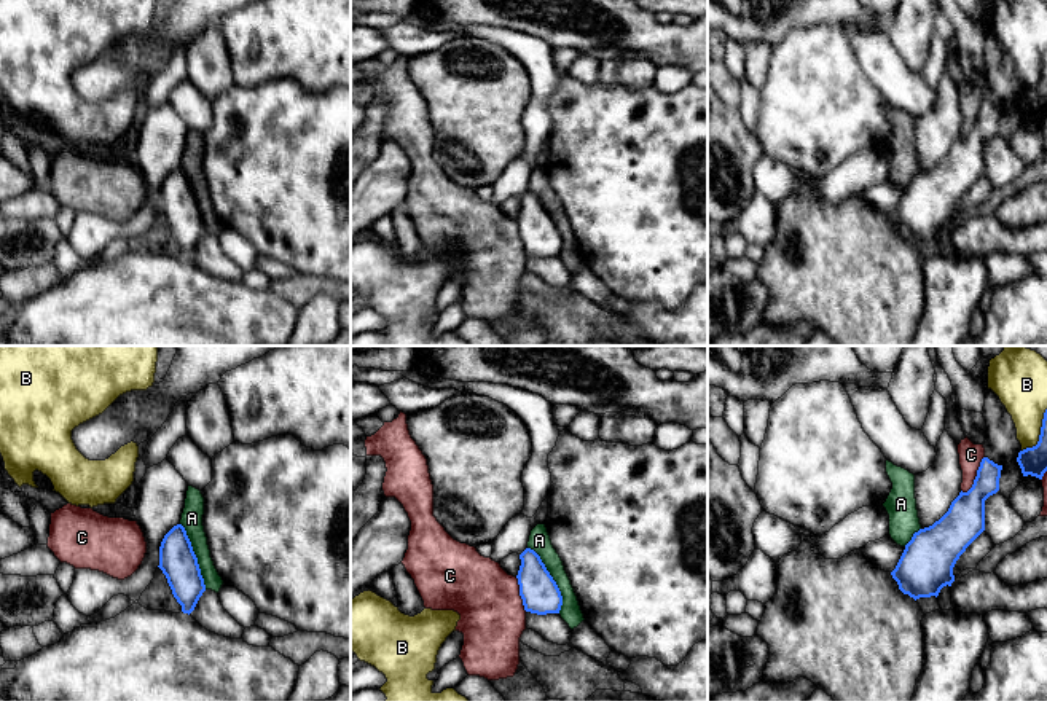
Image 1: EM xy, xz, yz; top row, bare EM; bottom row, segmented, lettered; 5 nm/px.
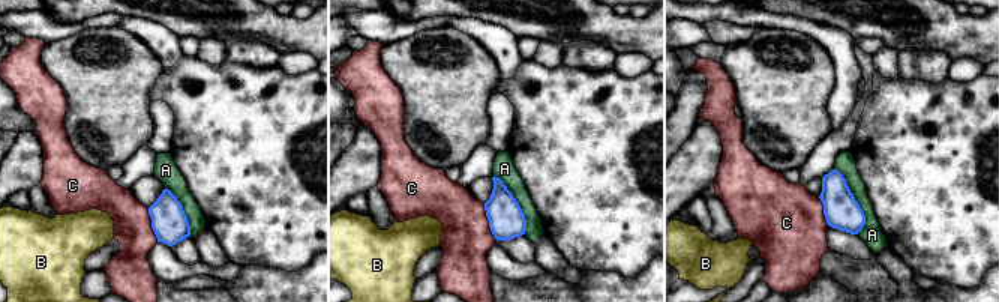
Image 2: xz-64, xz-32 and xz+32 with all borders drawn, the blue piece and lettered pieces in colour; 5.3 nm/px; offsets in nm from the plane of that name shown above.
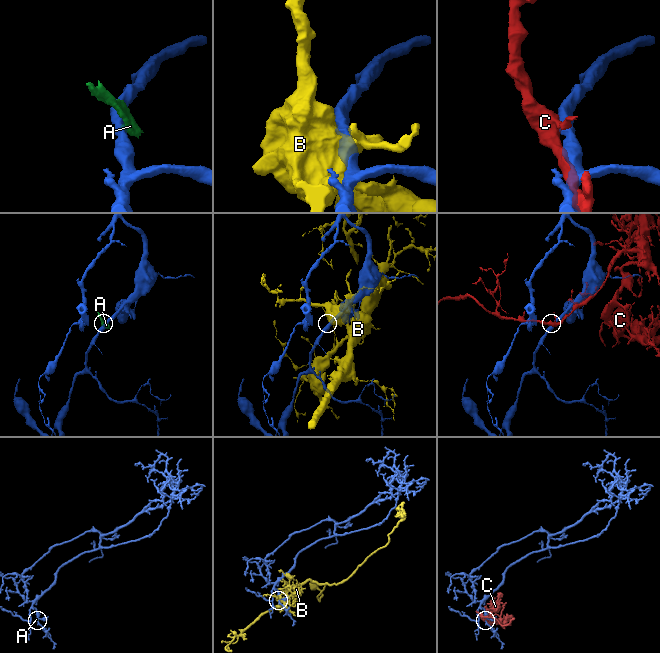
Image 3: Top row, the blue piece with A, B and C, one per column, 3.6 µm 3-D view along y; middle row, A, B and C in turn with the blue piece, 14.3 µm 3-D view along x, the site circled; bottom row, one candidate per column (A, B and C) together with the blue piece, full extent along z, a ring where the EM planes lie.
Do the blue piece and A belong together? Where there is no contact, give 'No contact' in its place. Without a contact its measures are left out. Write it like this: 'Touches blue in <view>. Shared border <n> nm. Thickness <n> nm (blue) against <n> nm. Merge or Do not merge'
Touches blue in xz. Shared border 380 nm. Thickness 190 nm (blue) against 110 nm. Do not merge

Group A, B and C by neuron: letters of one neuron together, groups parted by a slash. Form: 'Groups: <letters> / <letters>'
Groups: A / B / C

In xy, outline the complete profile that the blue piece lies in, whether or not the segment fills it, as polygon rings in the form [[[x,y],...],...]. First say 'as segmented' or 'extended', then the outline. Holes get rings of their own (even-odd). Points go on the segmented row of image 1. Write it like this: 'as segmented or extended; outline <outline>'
as segmented; outline [[[182,524],[174,526],[159,546],[159,566],[183,613],[191,613],[206,591],[191,542]]]

